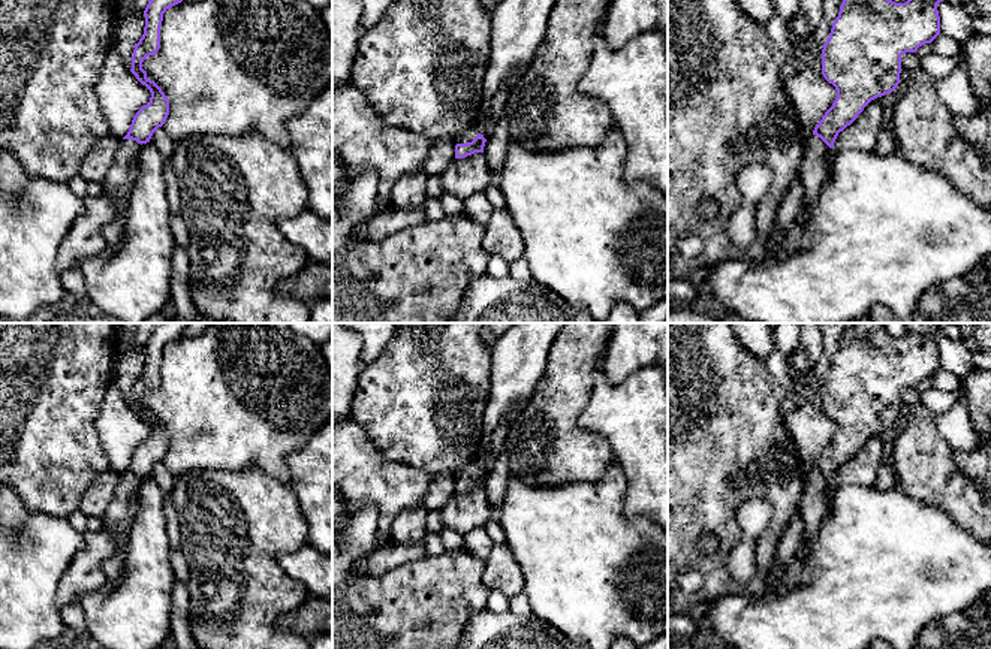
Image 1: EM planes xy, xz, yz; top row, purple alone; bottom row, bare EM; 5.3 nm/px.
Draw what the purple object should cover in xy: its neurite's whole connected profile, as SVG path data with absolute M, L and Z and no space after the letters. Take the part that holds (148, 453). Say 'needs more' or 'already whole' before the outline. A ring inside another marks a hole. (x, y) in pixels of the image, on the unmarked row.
needs more; M159 323L144 345L144 369L139 377L135 378L130 407L150 425L151 432L133 452L130 464L115 487L114 498L102 516L103 528L114 534L117 543L115 553L102 564L106 585L117 582L123 573L129 531L139 511L141 480L150 477L153 468L165 459L169 450L169 435L162 423L147 413L142 396L157 389L163 348L169 342L181 338L187 324L189 323Z

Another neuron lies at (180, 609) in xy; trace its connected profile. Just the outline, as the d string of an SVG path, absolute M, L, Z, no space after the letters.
M175 579L171 604L171 637L177 649L199 649L190 630L190 597L187 585Z

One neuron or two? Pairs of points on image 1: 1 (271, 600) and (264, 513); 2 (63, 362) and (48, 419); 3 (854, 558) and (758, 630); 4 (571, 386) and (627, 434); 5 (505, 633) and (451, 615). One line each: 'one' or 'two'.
1: one
2: one
3: one
4: two
5: two

